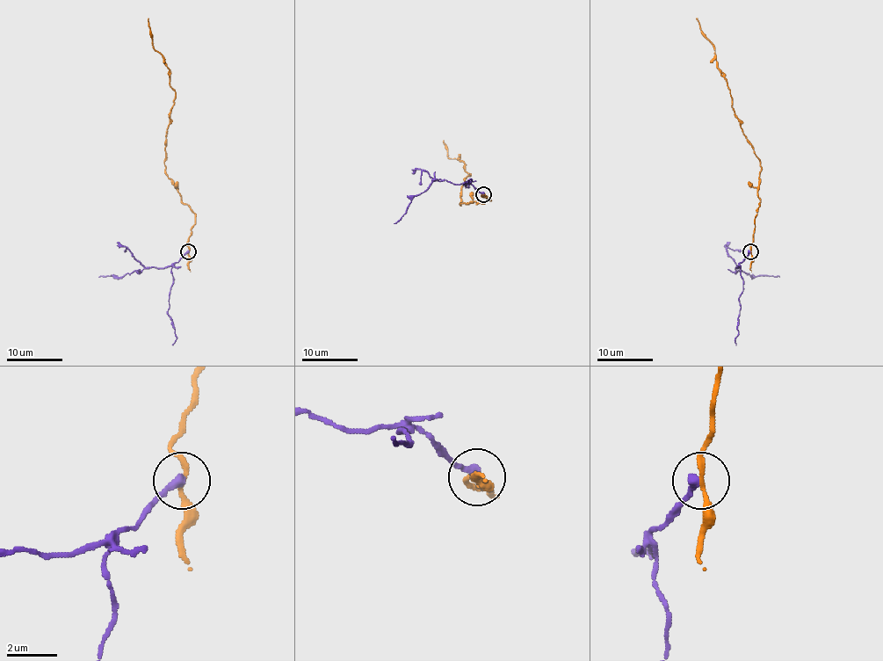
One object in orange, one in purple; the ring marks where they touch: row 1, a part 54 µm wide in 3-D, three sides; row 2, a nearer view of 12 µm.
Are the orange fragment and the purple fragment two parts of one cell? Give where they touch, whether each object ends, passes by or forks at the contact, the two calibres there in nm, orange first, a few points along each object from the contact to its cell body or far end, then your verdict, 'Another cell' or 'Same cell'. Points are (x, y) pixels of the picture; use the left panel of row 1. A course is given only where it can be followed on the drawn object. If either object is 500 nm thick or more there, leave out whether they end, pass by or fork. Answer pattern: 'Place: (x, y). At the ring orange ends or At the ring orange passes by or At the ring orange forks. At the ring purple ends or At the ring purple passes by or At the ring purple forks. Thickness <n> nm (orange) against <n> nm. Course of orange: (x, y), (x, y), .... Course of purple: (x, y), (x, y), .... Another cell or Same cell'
Place: (188, 251). At the ring orange passes by. At the ring purple ends. Thickness 180 nm (orange) against 320 nm. Course of orange: (188, 252), (195, 215), (181, 199), (164, 159), (176, 90), (167, 63), (153, 44), (148, 18). Course of purple: (188, 252), (164, 267), (144, 267), (119, 277), (98, 277). Another cell

